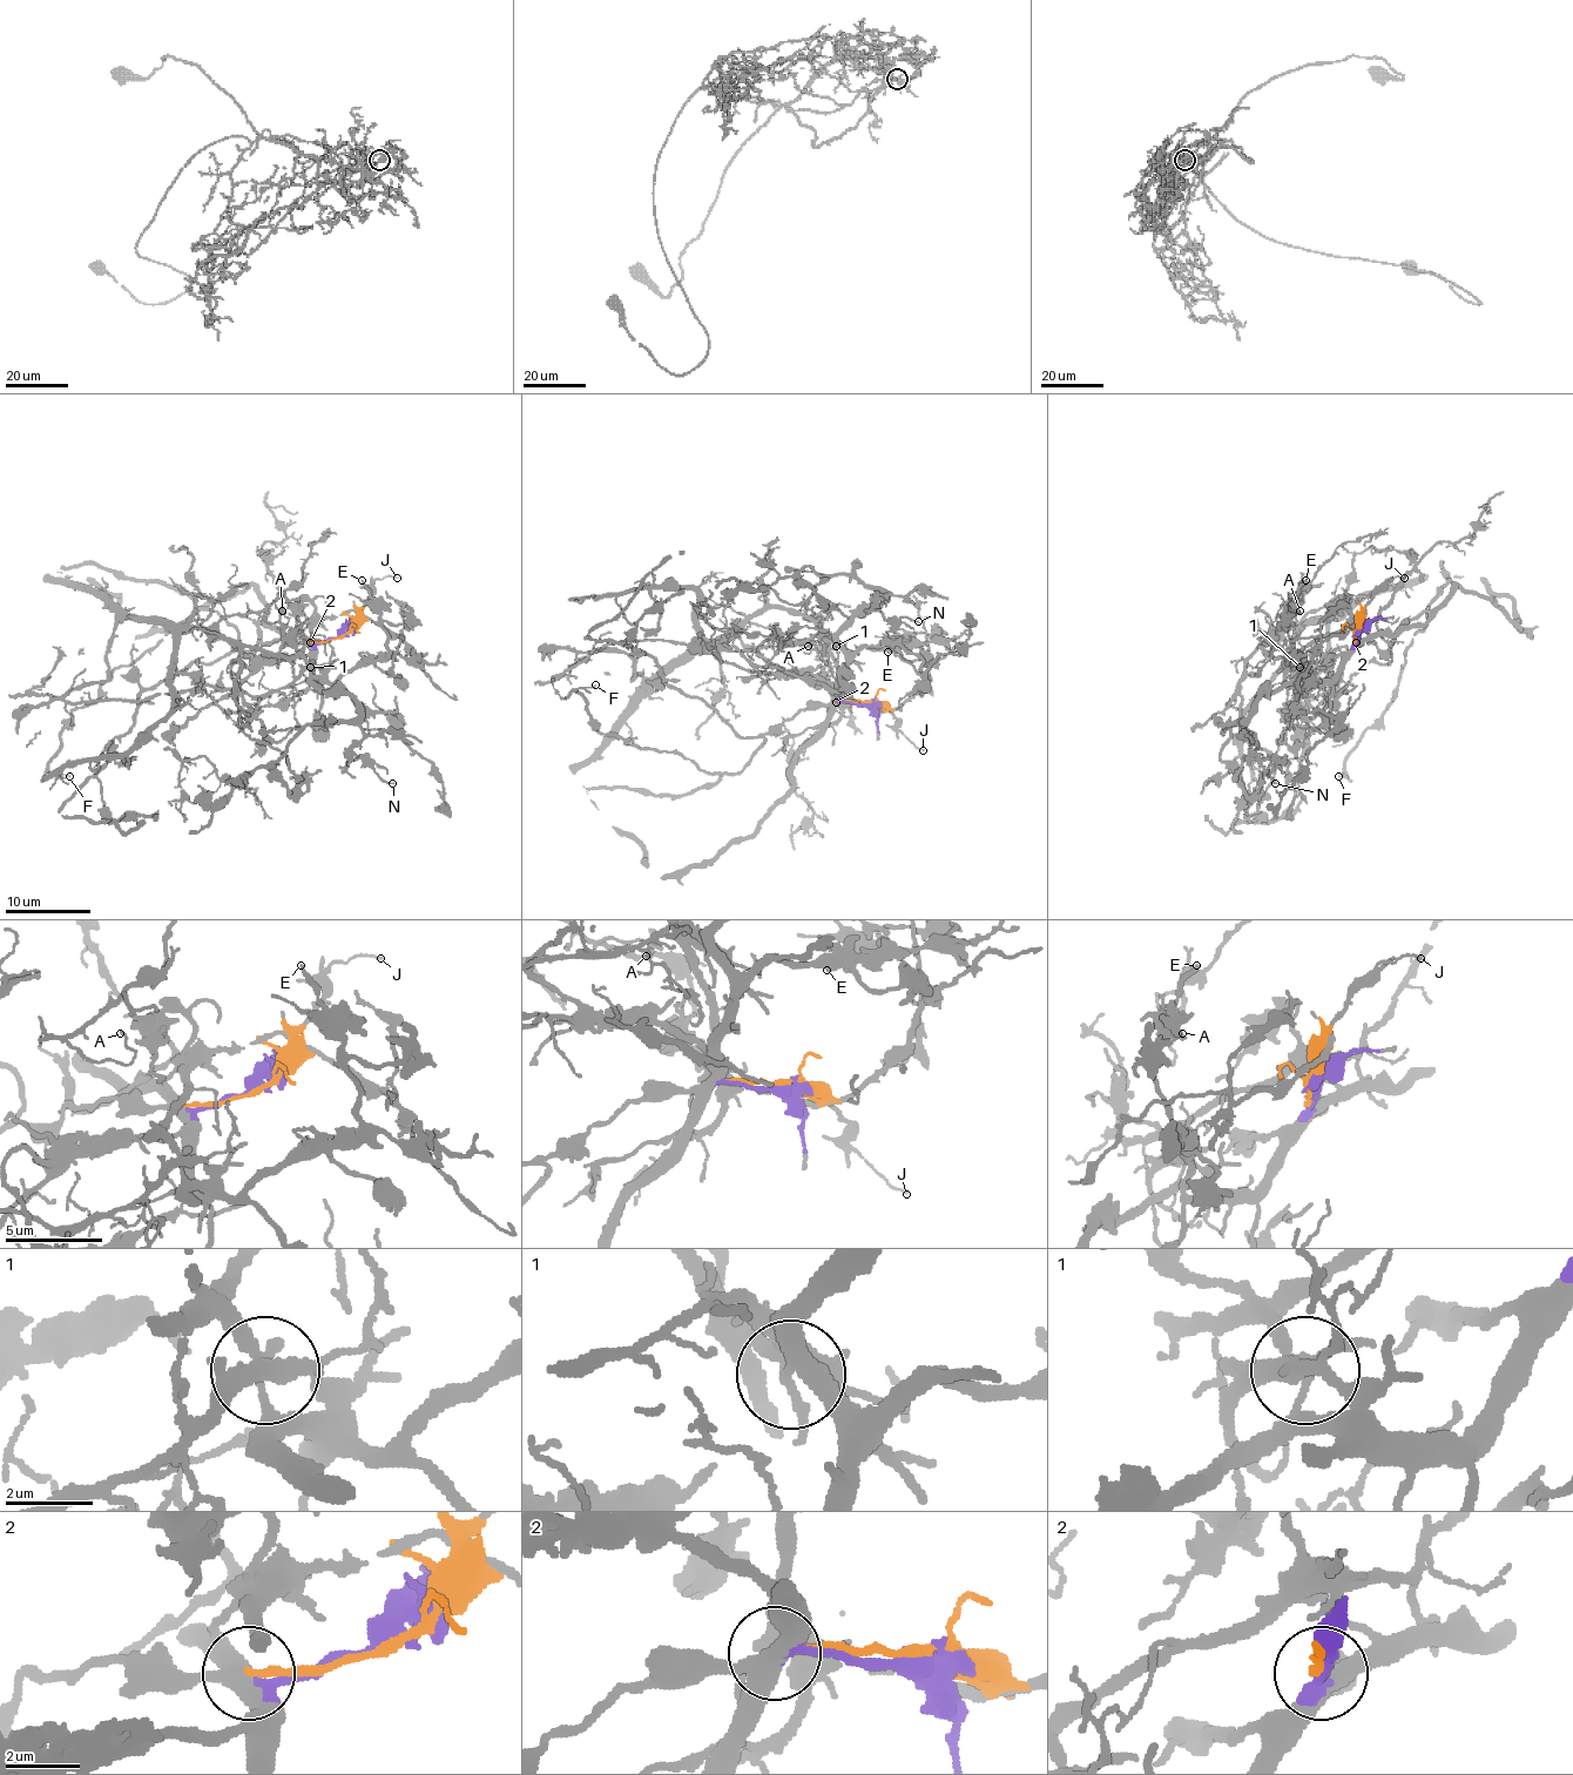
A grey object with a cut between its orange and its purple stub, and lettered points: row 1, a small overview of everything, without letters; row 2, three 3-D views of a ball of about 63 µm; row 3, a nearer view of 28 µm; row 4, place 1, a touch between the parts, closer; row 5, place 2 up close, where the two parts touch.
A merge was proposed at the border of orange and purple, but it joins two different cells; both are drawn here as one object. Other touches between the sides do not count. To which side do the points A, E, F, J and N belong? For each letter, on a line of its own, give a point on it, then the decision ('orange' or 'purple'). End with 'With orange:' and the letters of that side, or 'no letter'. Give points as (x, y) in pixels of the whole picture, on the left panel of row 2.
A: (282, 611) | purple
E: (362, 580) | purple
F: (69, 776) | orange
J: (397, 578) | orange
N: (392, 783) | purple
With orange: F, J

